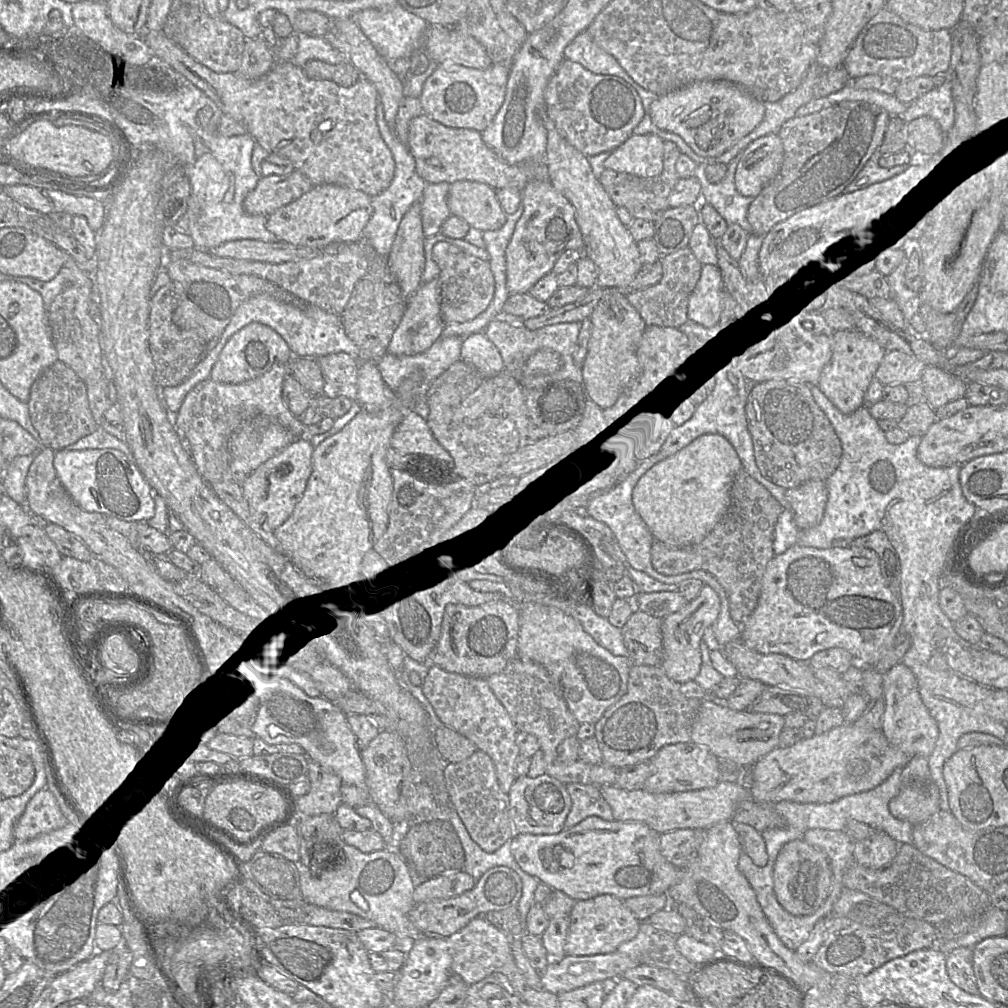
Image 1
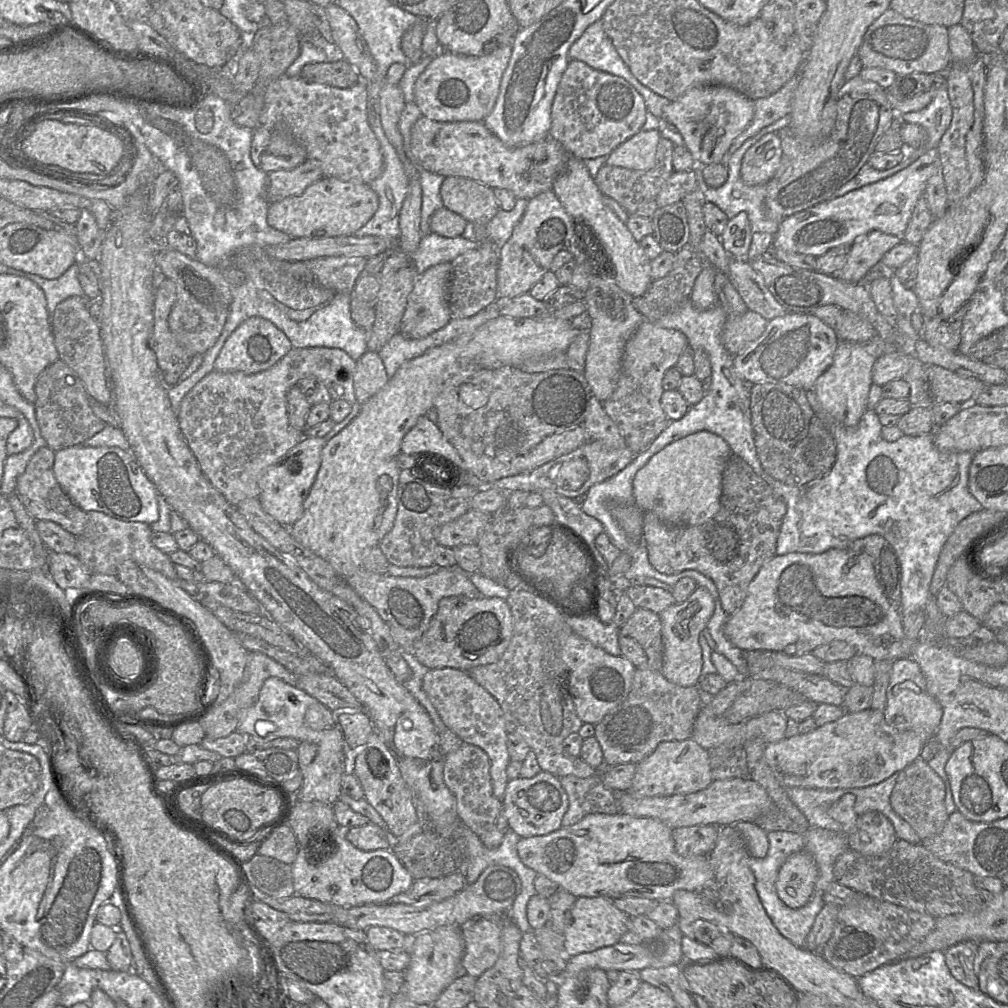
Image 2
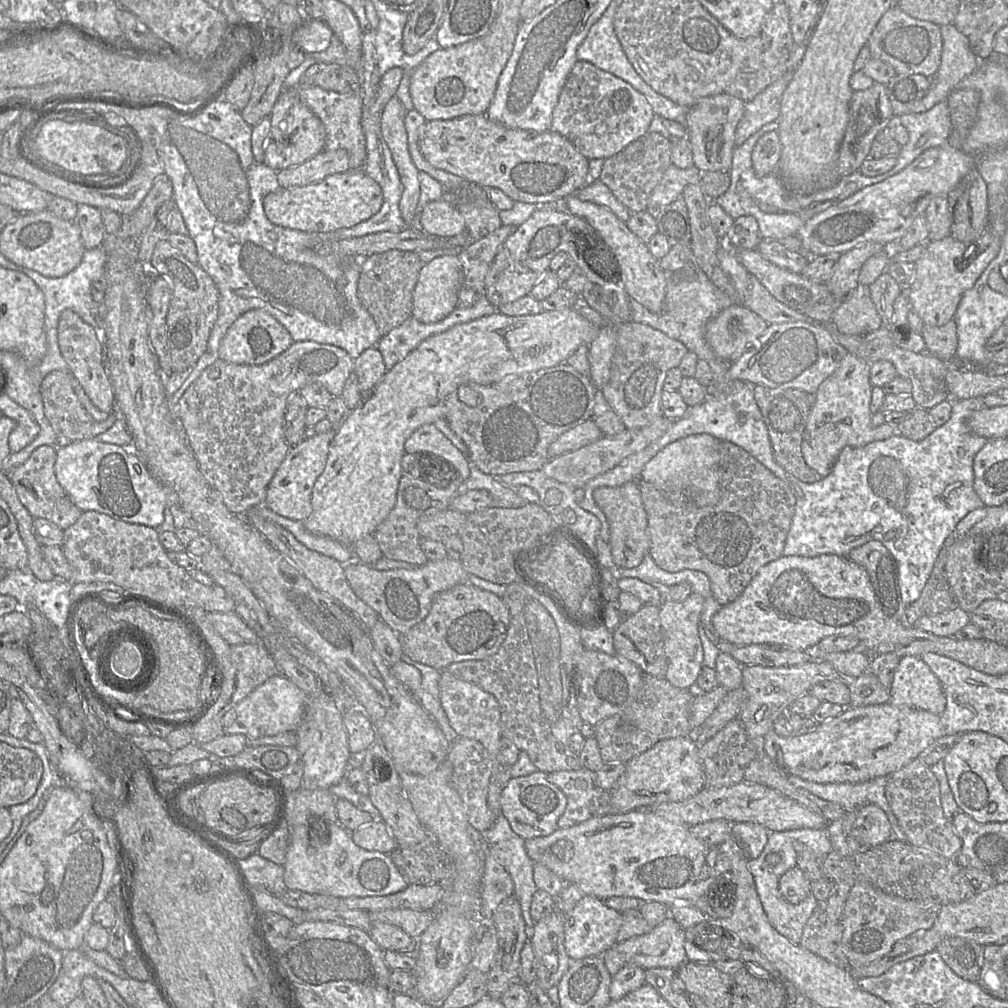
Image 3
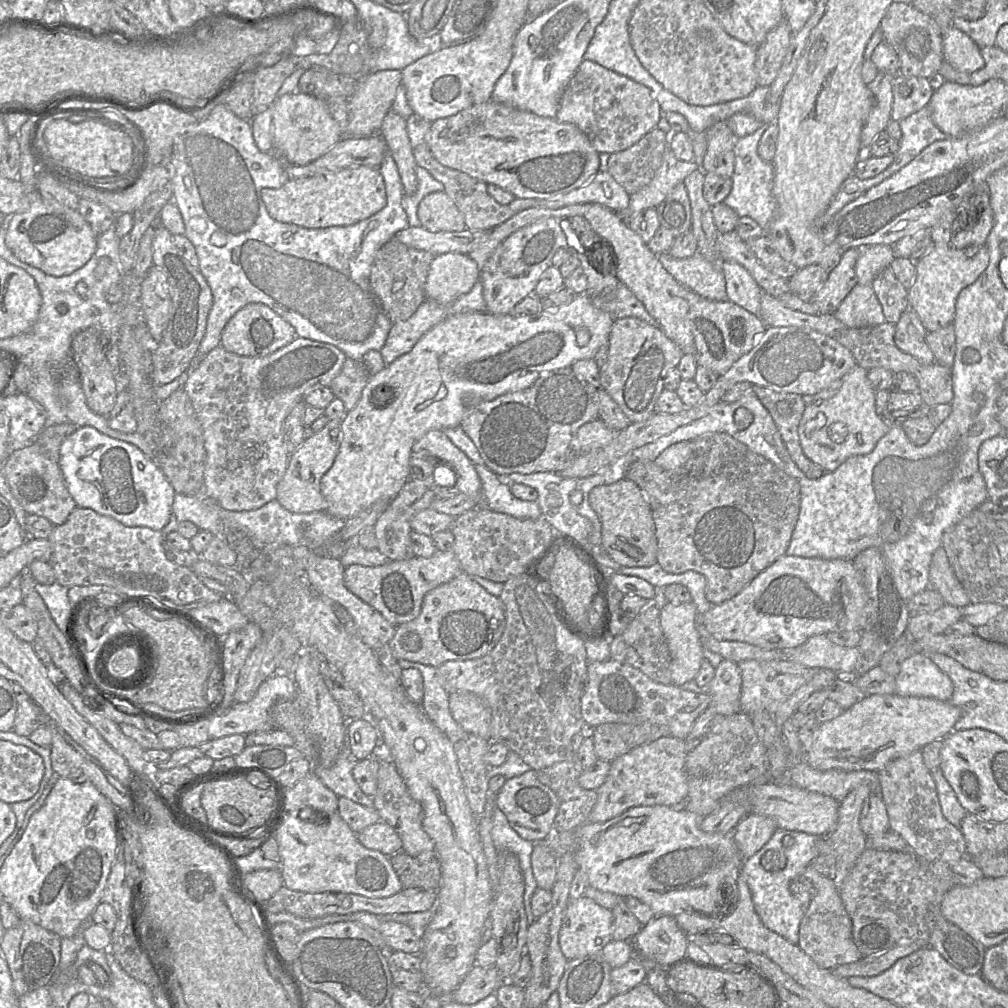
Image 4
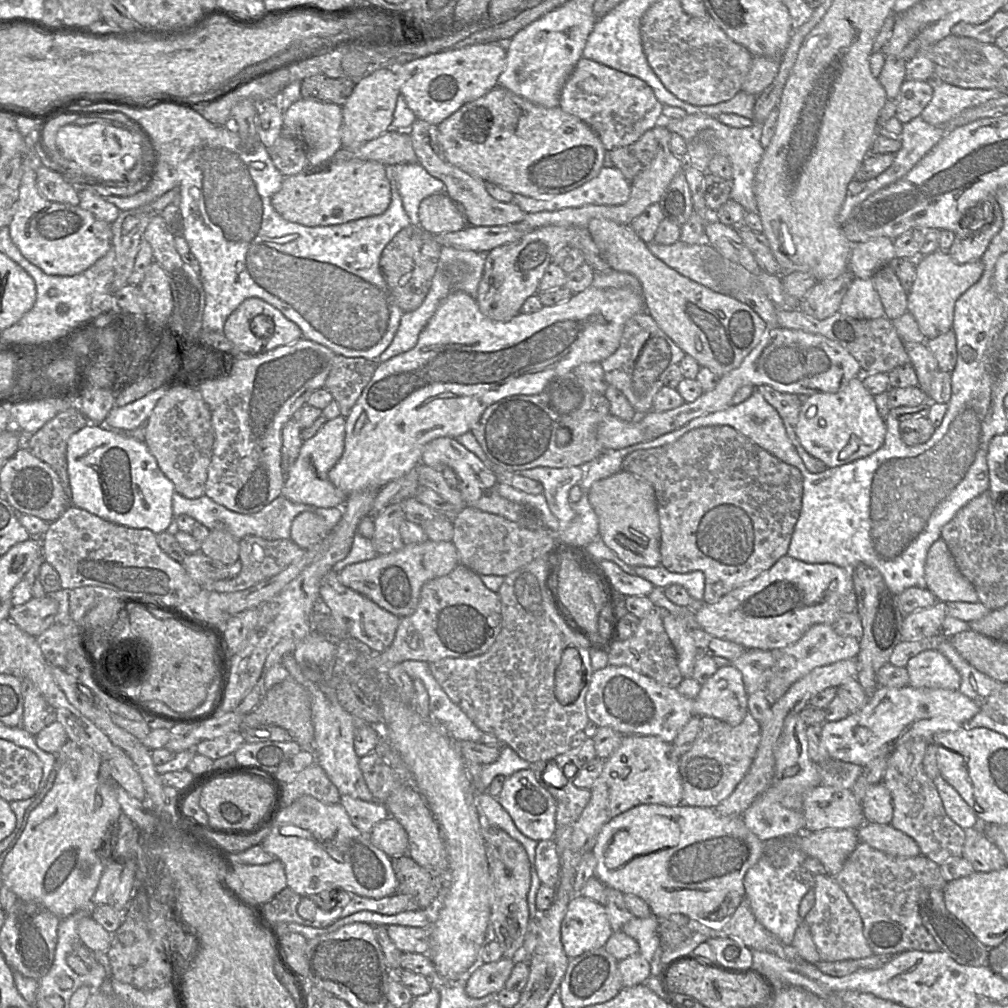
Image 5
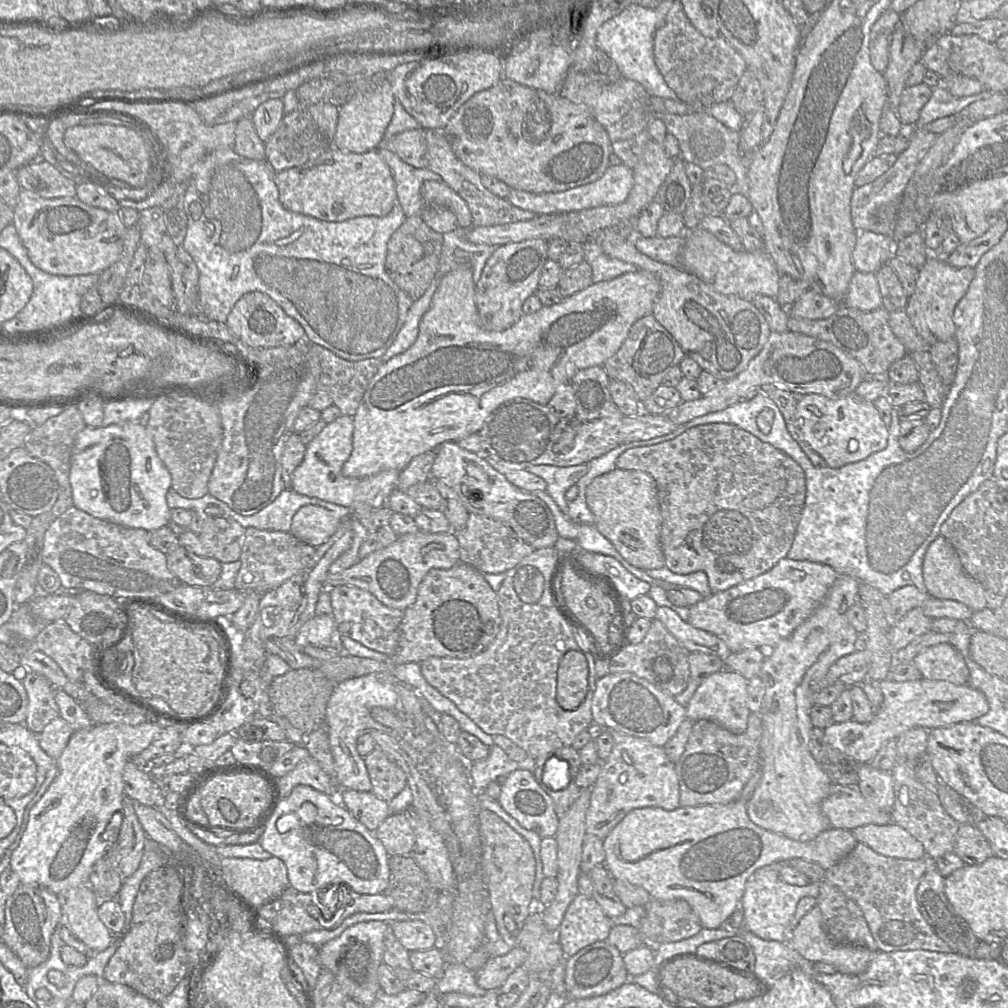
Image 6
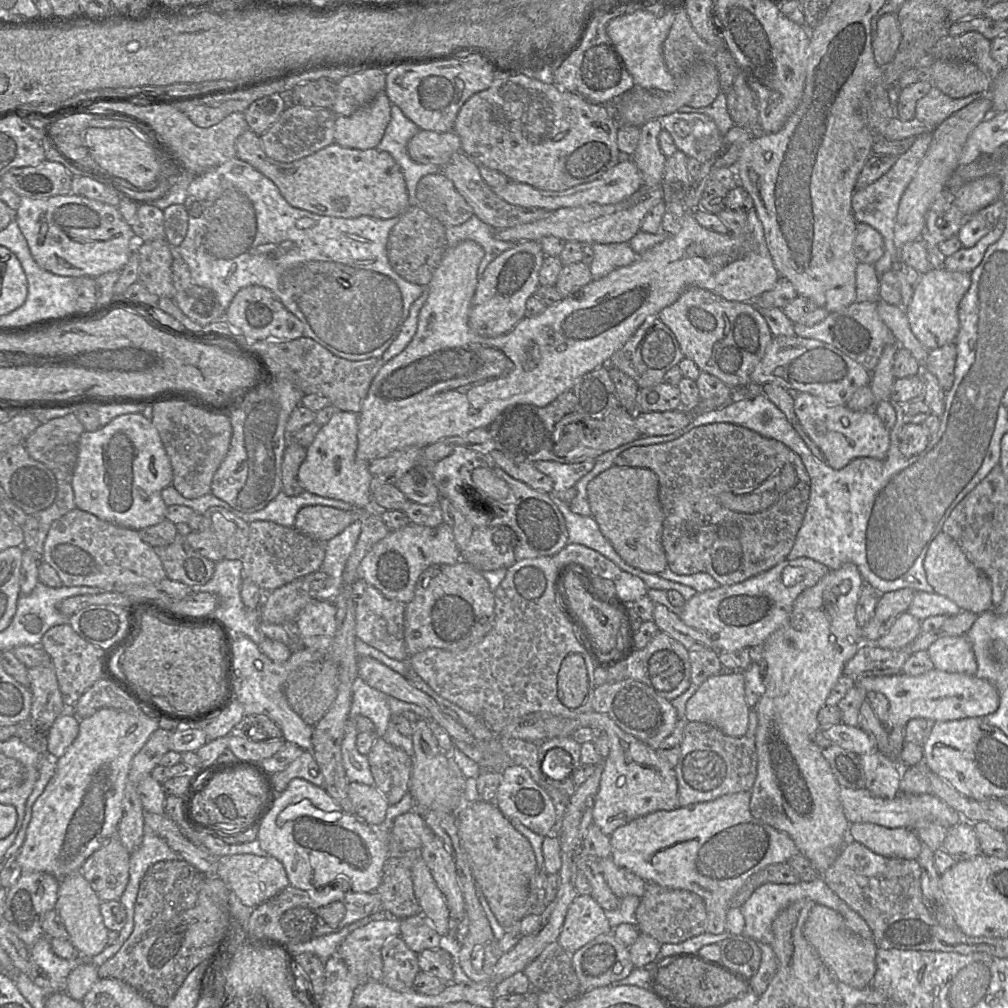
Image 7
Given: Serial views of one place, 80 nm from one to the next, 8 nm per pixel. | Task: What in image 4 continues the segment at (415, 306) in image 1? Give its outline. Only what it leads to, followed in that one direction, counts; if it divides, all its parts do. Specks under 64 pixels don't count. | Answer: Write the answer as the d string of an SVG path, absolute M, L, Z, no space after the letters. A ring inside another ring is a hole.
M444 253L434 257L425 282L426 299L446 305L470 291L479 280L479 269L469 255L460 253Z

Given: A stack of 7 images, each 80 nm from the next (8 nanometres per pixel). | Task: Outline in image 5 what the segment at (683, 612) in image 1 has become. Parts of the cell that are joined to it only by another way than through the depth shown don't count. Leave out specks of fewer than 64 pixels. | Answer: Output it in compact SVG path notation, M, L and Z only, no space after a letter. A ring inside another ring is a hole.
M670 613L662 618L662 622L677 653L678 667L682 676L691 678L699 651L690 635L687 623Z

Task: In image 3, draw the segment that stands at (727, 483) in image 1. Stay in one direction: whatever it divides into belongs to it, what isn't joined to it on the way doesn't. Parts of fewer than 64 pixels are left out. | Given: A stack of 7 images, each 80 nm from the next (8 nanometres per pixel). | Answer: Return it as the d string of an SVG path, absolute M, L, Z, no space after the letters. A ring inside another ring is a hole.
M693 434L661 449L641 470L639 479L664 493L685 494L698 506L713 506L720 498L720 440L710 434ZM688 486L690 491L684 490Z

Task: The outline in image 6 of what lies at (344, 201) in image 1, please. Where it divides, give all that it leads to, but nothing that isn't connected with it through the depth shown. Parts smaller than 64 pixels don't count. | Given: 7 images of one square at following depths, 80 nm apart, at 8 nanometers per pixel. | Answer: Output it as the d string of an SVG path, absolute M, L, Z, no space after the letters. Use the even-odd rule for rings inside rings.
M328 142L326 150L317 159L275 173L274 182L278 187L279 201L286 210L326 222L343 222L361 216L383 217L398 202L391 171L377 150L365 153L343 152L330 147Z

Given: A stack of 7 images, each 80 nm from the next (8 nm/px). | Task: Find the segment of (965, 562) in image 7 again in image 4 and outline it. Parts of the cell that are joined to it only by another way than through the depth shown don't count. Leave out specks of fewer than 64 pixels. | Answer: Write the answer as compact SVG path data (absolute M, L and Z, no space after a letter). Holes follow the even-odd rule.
M940 546L932 556L929 586L941 594L945 604L960 609L970 604L969 596L955 576L943 546Z

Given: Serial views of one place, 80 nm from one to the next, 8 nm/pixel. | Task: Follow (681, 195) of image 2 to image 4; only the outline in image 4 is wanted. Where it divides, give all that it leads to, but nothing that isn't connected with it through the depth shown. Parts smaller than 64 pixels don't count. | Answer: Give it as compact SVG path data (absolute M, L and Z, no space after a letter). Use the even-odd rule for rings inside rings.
M667 147L662 164L651 182L630 195L628 207L617 214L627 221L643 210L656 208L677 184L684 182L684 179L697 169L699 168L696 163L678 160Z

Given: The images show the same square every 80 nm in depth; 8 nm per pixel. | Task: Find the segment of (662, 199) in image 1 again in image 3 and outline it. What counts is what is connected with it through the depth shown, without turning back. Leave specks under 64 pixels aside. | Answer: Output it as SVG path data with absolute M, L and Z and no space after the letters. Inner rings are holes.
M648 132L640 139L644 146L643 156L640 159L626 159L621 151L605 159L598 179L631 213L648 210L648 199L651 192L660 183L665 171L672 164L672 140L656 132Z

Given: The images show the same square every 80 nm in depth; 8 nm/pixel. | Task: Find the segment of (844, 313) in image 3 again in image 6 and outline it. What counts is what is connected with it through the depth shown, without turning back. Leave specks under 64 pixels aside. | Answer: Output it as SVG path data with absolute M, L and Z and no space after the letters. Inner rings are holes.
M855 271L843 305L863 312L870 312L882 307L881 293L875 273Z

